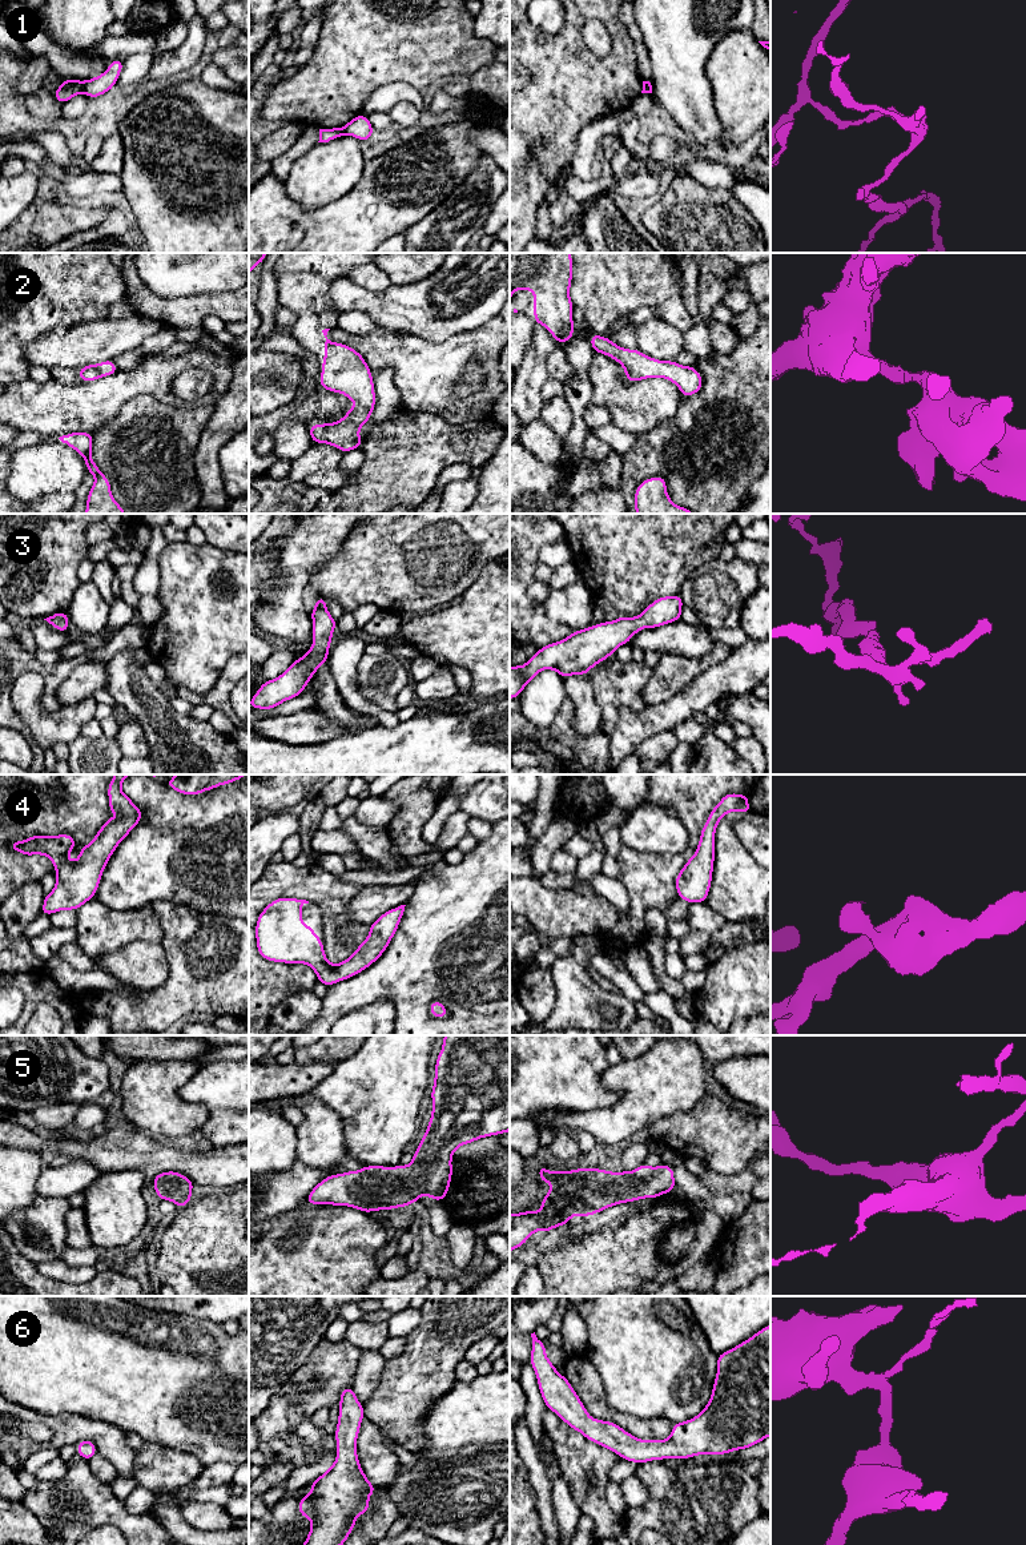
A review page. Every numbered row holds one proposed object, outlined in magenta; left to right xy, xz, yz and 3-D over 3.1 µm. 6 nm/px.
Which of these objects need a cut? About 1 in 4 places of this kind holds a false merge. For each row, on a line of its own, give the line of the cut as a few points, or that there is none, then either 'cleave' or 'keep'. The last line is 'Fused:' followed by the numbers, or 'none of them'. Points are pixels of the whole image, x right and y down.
1: cut in xy along (85, 81), (81, 91); cleave
2: no cut; keep
3: no cut; keep
4: no cut; keep
5: no cut; keep
6: no cut; keep
Fused: 1

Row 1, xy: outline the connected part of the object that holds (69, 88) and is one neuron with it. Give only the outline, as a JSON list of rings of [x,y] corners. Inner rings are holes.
[[[64,79],[61,85],[53,93],[55,98],[64,104],[79,93],[83,93],[85,81]]]

